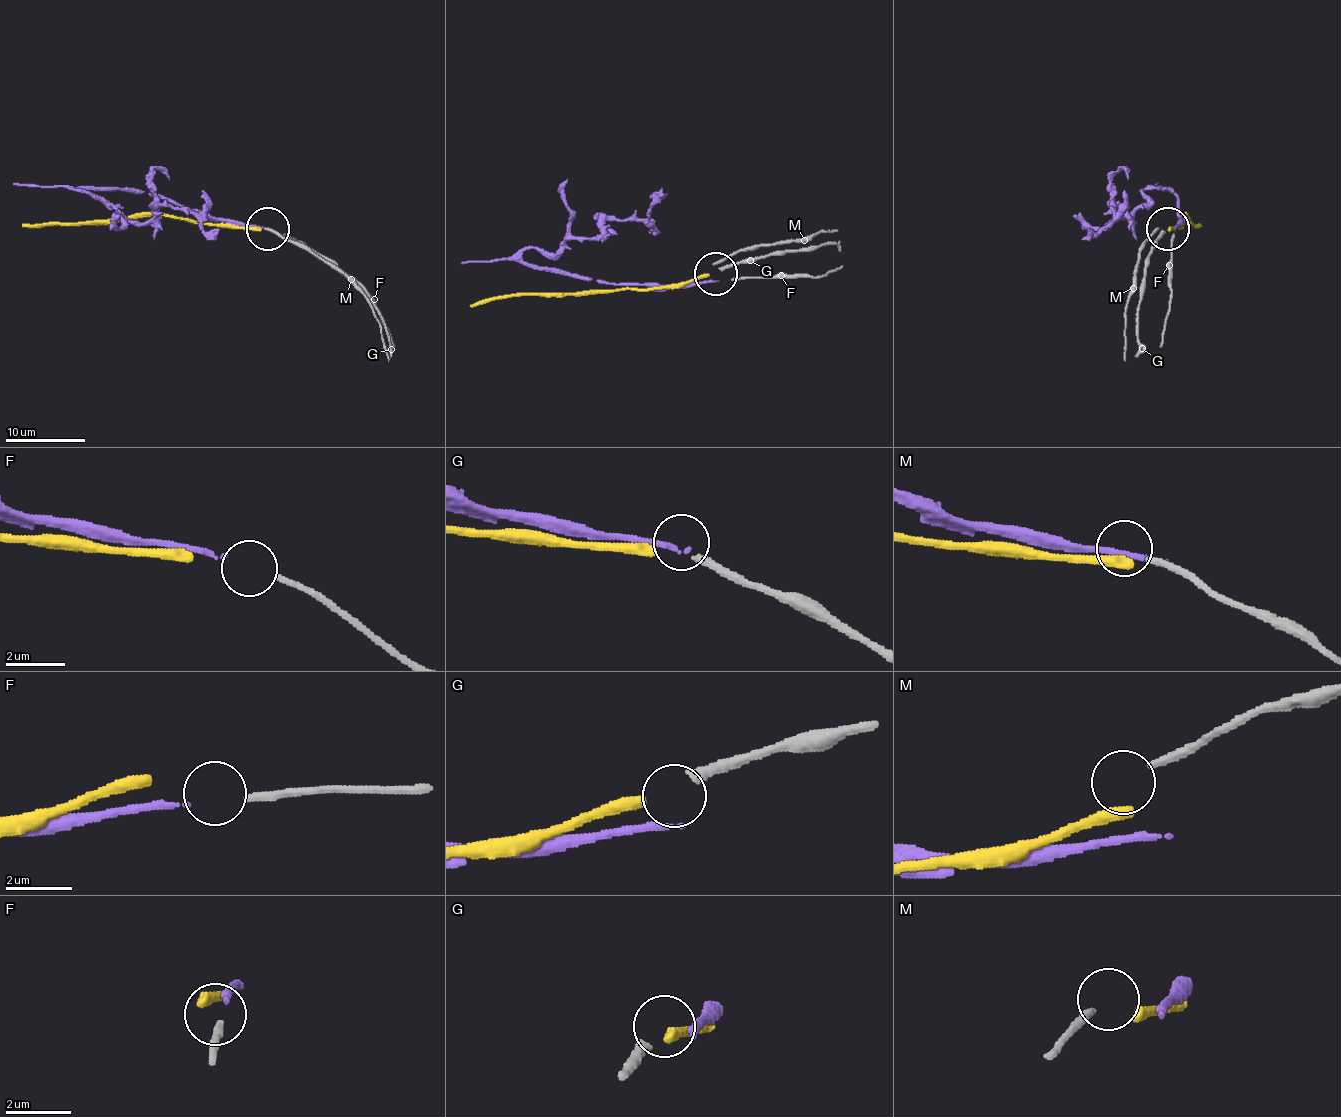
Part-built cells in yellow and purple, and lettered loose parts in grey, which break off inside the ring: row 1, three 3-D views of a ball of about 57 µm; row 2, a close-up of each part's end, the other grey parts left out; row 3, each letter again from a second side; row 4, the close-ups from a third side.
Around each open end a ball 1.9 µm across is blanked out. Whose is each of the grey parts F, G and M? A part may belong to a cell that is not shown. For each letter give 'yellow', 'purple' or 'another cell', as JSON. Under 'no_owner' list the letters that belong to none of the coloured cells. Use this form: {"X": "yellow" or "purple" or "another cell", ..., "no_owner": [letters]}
{"F": "purple", "G": "yellow", "M": "another cell", "no_owner": ["M"]}

